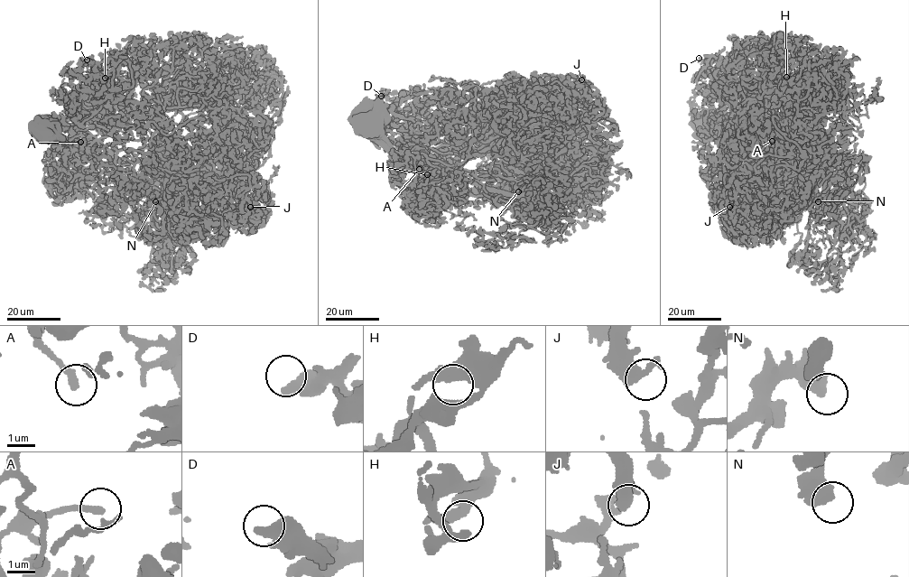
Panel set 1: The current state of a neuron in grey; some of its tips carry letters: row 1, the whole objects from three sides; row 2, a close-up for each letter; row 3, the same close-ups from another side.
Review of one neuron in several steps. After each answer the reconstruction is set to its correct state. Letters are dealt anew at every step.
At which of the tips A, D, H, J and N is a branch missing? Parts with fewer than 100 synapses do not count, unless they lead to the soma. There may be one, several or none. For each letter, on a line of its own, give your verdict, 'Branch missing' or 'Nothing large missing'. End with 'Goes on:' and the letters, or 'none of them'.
A: Nothing large missing
D: Nothing large missing
H: Nothing large missing
J: Nothing large missing
N: Nothing large missing
Goes on: none of them

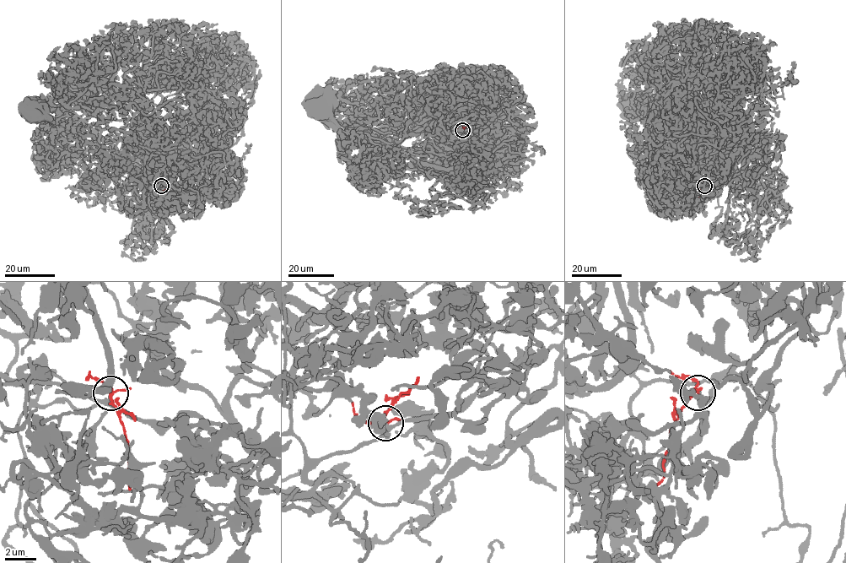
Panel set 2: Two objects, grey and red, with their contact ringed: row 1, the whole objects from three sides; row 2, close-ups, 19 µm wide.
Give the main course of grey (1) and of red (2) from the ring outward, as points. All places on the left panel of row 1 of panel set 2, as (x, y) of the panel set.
1: (162, 185), (147, 184), (155, 158), (144, 143), (114, 135), (103, 116), (81, 118), (56, 108), (35, 110)
2: (161, 186), (164, 201)

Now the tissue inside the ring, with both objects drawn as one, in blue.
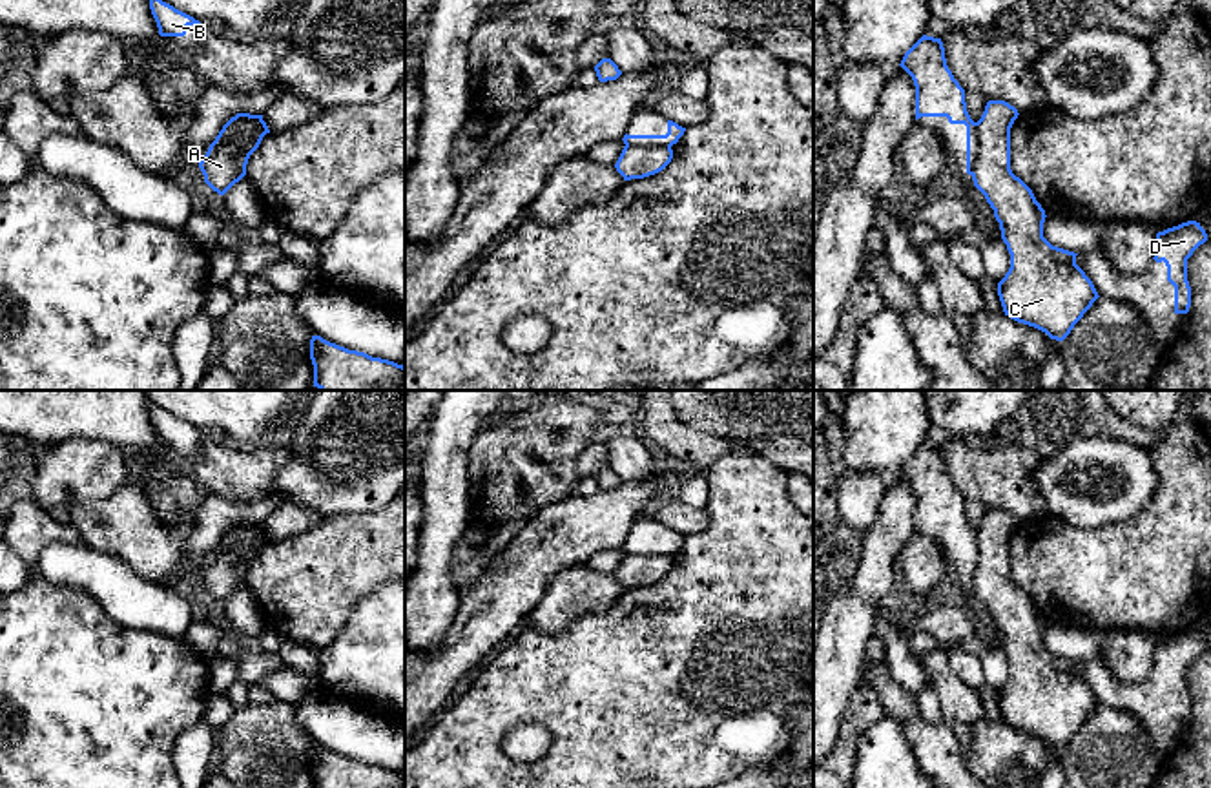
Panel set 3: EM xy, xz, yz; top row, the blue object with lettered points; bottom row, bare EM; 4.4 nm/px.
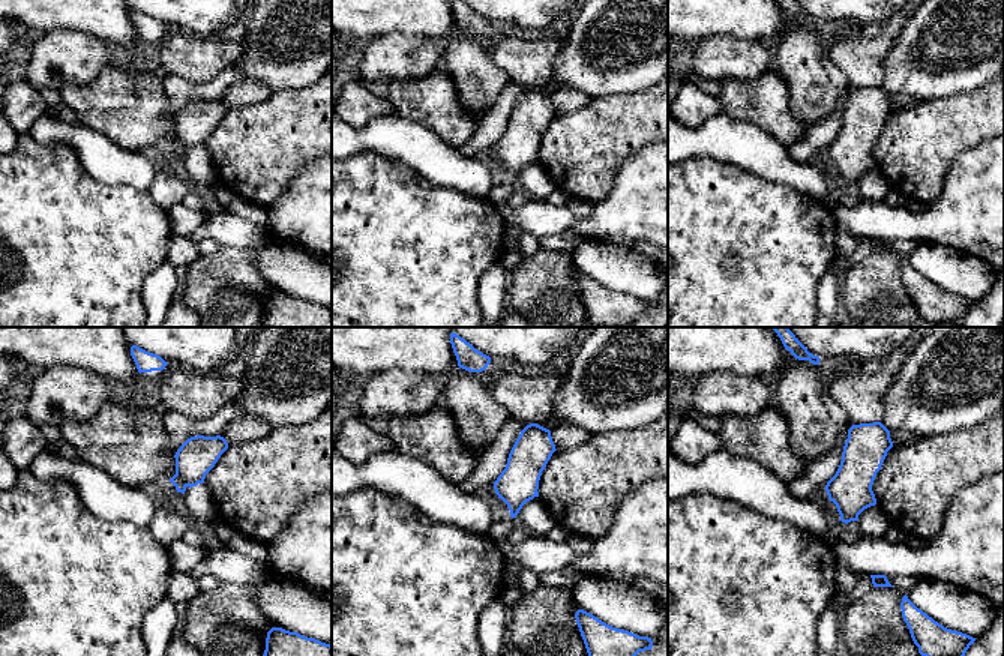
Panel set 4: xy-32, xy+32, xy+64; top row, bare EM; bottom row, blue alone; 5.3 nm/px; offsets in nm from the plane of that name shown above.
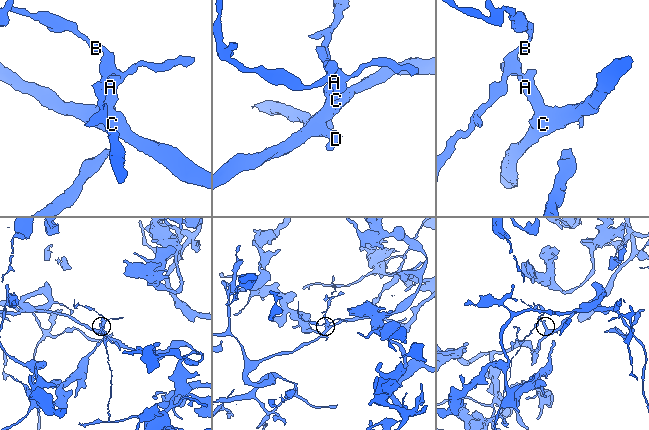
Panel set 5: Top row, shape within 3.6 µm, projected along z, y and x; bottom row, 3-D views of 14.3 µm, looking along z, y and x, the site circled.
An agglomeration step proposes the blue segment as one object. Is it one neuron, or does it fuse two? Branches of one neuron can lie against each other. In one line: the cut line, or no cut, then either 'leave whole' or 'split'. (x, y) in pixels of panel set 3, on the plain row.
cut in yz along (976, 531), (976, 568), (971, 582); split

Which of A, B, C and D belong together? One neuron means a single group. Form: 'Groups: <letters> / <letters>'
Groups: A C D / B

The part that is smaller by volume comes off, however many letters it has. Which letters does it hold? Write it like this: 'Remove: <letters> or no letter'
Remove: B

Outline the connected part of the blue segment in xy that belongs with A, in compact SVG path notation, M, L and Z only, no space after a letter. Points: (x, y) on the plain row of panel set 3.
M237 522L232 525L199 571L204 591L219 604L224 604L246 584L250 567L250 564L244 558L237 558L233 551L257 551L263 545L263 524Z

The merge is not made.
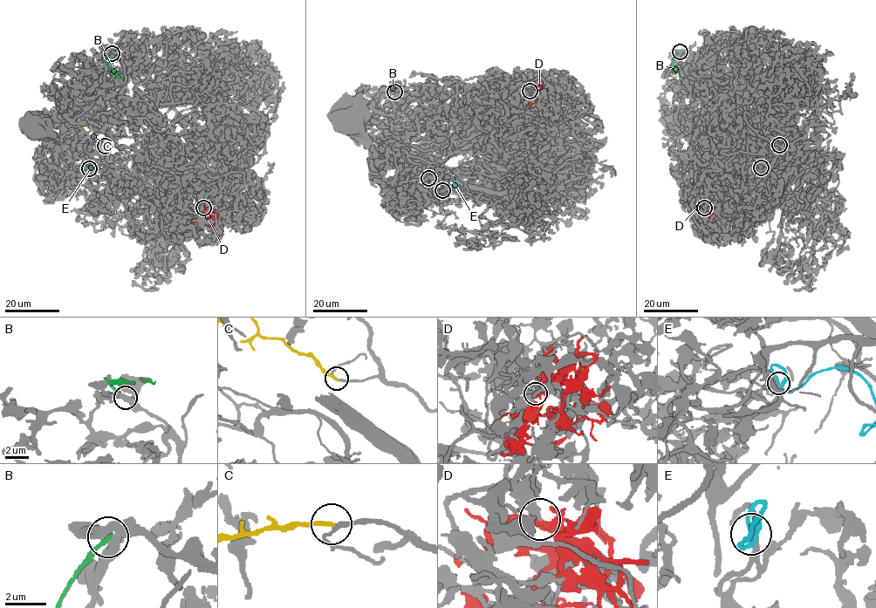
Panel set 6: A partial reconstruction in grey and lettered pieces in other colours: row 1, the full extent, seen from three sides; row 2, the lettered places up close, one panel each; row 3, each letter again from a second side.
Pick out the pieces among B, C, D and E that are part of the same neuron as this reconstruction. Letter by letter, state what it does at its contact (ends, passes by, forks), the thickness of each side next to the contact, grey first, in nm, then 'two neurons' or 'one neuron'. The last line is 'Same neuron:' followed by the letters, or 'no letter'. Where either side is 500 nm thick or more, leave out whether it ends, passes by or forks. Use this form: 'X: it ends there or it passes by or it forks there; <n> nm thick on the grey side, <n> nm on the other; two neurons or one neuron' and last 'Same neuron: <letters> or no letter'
B: it ends there; 440 nm thick on the grey side, 240 nm on the other; two neurons
C: it ends there; 170 nm thick on the grey side, 220 nm on the other; one neuron
D: it forks there; 240 nm thick on the grey side, 240 nm on the other; two neurons
E: it ends there; 240 nm thick on the grey side, 190 nm on the other; two neurons
Same neuron: C

